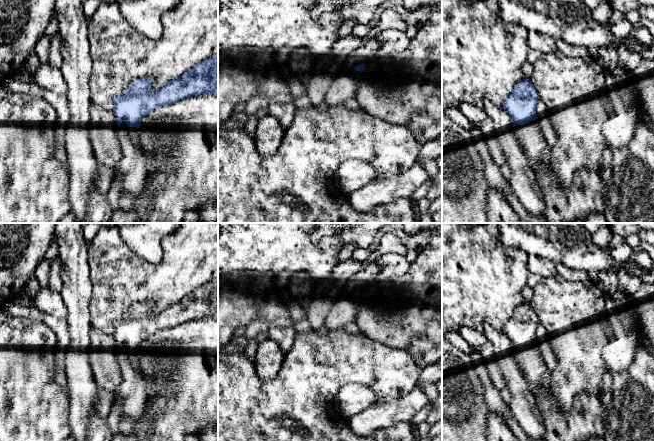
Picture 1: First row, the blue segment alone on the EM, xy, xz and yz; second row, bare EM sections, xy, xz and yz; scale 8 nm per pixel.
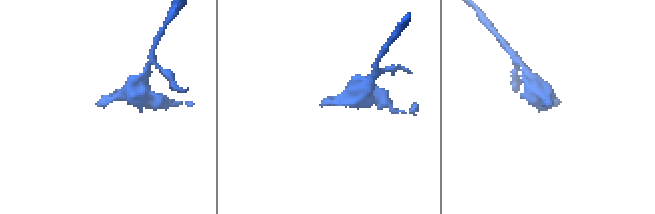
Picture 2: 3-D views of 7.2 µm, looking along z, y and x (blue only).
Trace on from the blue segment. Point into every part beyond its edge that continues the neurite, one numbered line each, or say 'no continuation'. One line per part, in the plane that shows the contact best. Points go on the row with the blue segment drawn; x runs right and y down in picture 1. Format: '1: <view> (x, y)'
1: yz (529, 135)

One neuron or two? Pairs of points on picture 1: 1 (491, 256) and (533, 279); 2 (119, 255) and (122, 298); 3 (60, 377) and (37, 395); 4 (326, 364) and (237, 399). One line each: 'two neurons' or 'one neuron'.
1: two neurons
2: one neuron
3: two neurons
4: one neuron

